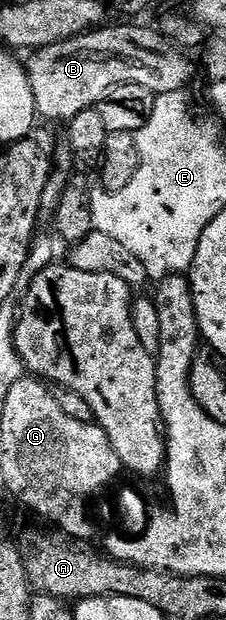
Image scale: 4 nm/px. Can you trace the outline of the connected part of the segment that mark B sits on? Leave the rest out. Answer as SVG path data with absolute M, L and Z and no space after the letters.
M113 25L110 29L98 27L87 33L80 33L66 41L48 45L36 50L27 61L27 72L31 85L31 95L35 97L35 107L42 118L49 121L68 123L79 111L92 109L101 96L119 83L139 83L154 95L175 93L184 90L185 83L193 75L193 65L180 53L178 46L168 37L162 37L156 28L144 29L141 25Z

